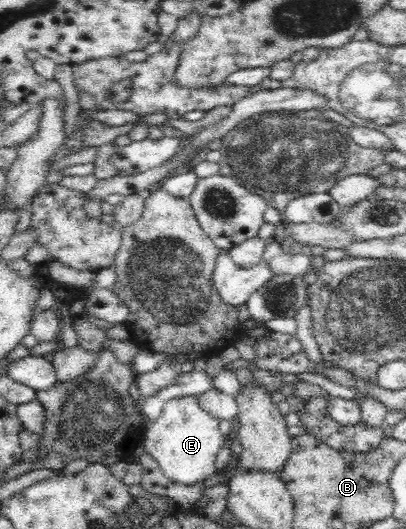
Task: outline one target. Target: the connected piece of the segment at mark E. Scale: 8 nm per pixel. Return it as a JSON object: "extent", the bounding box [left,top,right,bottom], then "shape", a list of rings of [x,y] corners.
{"extent":[144,395,226,484],"shape":[[[182,395],[167,400],[158,416],[144,433],[145,451],[153,456],[172,482],[196,484],[219,472],[215,459],[226,440],[220,433],[219,420],[201,408],[199,395]]]}

